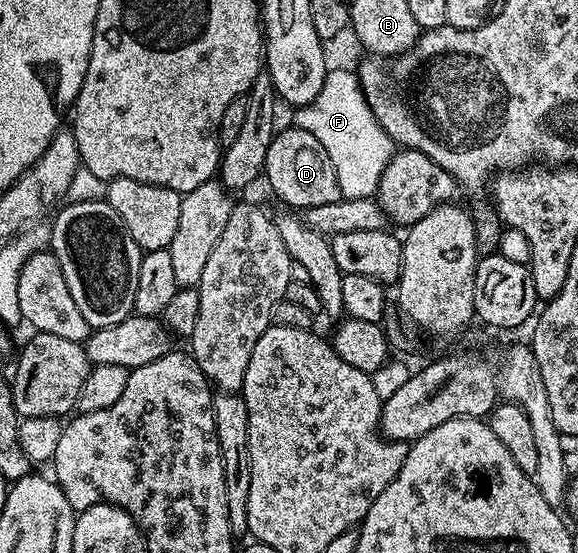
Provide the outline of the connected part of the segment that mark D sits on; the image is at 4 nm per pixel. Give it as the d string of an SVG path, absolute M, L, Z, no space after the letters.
M288 125L274 135L265 156L264 179L271 189L288 205L289 208L304 211L308 206L341 200L339 180L332 167L328 153L310 131L304 131L295 125Z

